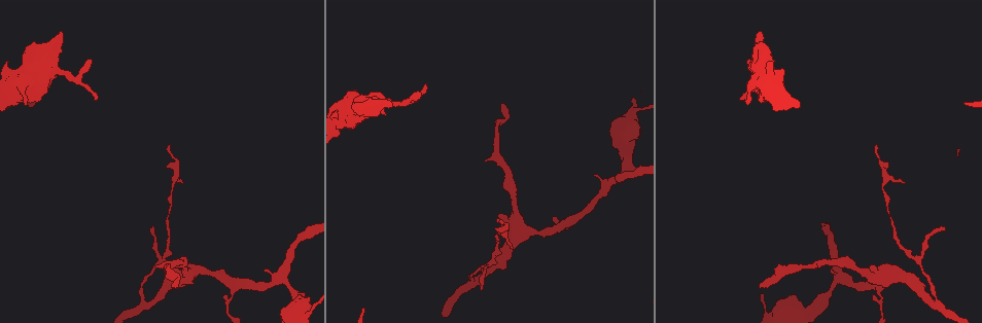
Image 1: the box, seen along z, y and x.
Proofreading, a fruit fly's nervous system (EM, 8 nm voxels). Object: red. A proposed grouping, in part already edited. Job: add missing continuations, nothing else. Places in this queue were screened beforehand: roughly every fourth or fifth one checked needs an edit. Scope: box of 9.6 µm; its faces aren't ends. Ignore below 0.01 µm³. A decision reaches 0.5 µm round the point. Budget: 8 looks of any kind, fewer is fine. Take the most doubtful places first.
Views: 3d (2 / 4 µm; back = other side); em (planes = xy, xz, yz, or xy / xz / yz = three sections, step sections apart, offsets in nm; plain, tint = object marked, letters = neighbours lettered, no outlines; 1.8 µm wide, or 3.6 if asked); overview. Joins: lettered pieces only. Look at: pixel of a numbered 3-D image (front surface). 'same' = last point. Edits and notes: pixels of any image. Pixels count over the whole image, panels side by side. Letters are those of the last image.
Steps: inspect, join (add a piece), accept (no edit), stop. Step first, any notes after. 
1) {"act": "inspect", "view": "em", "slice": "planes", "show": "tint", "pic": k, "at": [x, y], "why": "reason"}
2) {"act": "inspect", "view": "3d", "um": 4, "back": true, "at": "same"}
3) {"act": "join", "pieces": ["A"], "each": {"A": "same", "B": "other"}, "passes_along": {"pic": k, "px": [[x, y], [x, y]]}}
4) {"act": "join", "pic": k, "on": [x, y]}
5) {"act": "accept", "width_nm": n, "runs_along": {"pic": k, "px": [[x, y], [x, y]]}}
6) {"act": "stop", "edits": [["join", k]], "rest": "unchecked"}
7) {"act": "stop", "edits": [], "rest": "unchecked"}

{"act": "inspect", "view": "3d", "um": 4, "pic": 1, "at": [500, 105]}

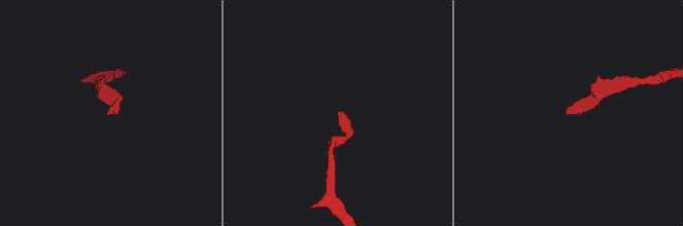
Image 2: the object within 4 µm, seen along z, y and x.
{"act": "inspect", "view": "em", "slice": "planes", "show": "letters", "pic": 2, "at": [568, 114]}

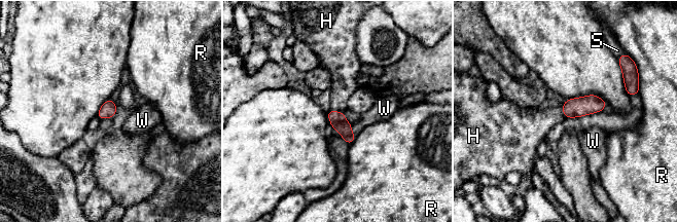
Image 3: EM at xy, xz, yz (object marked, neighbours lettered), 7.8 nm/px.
{"act": "join", "pieces": ["H"], "longest_contact_nm": ["H", 100], "each": {"H": "same", "R": "other", "S": "other", "W": "other"}, "found": "the neuron continues"}

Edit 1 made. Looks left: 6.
{"act": "inspect", "view": "em", "slice": "planes", "show": "plain", "pic": 1, "at": [499, 215], "why": "an open end"}

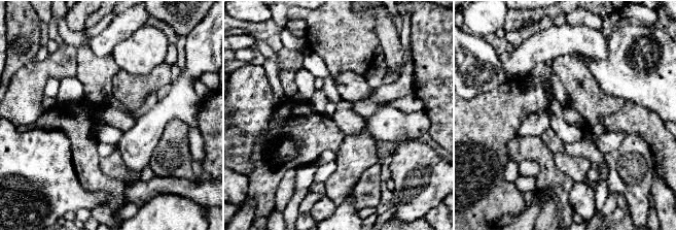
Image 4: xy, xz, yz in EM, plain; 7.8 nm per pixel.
{"act": "inspect", "view": "em", "slice": "planes", "show": "tint", "at": "same"}

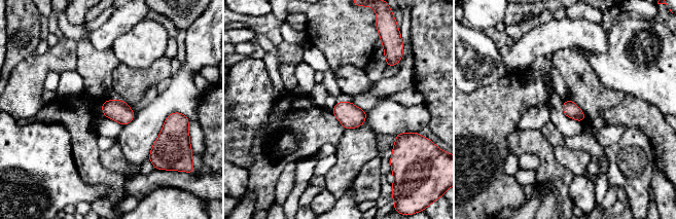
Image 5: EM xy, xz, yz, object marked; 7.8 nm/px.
{"act": "inspect", "view": "em", "slice": "planes", "show": "letters", "at": "same"}

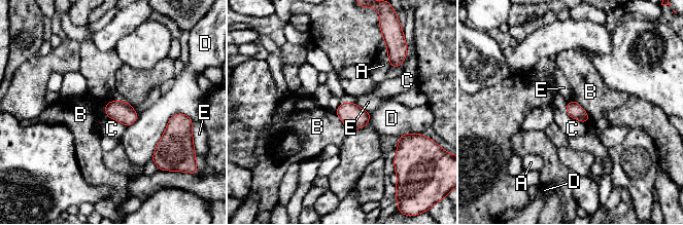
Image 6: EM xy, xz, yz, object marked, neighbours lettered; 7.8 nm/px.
{"act": "accept", "width_nm": 120, "each": {"A": "other", "B": "other", "C": "other", "D": "other", "E": "other"}, "border": {"pic": 6, "px": [[574, 100], [588, 115], [586, 123]]}, "found": "no lettered piece goes on from it"}

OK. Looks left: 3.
{"act": "inspect", "view": "em", "um": 3.6, "slice": "planes", "show": "letters", "pic": 1, "at": [472, 283], "why": "side arm on a straight run"}

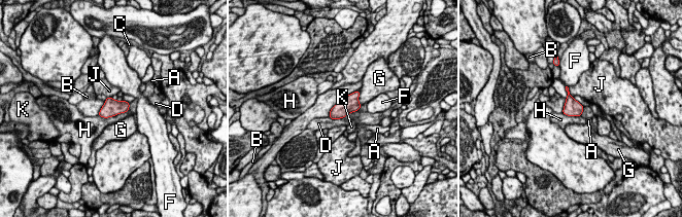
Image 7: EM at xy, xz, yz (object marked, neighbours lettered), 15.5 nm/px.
{"act": "accept", "each": {"A": "other", "B": "other", "C": "other", "D": "other", "F": "other", "G": "other", "H": "other", "J": "other", "K": "other"}, "found": "no lettered piece goes on from it"}

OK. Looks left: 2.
{"act": "stop", "edits": [["join", 3]], "rest": "unchecked"}

